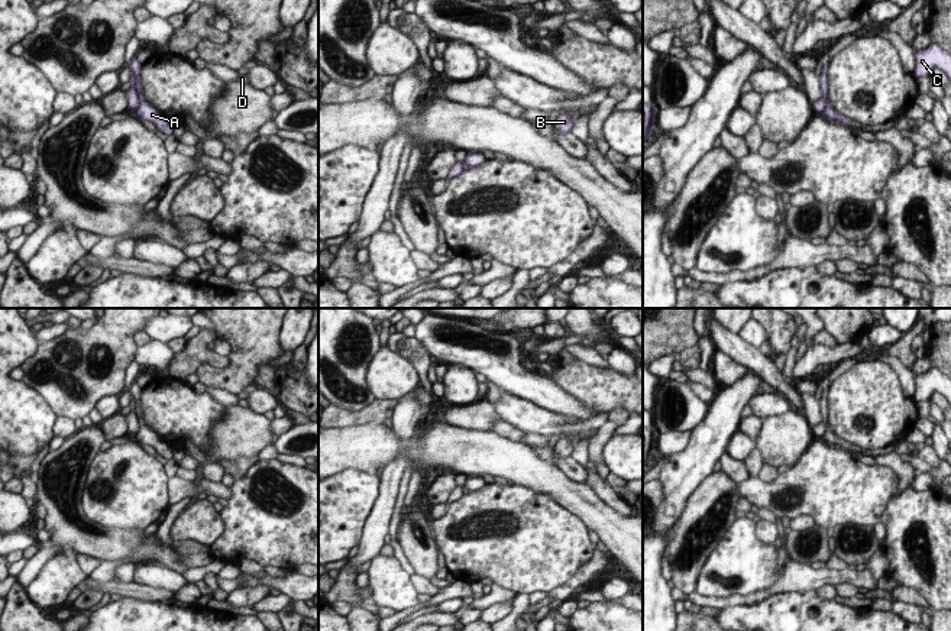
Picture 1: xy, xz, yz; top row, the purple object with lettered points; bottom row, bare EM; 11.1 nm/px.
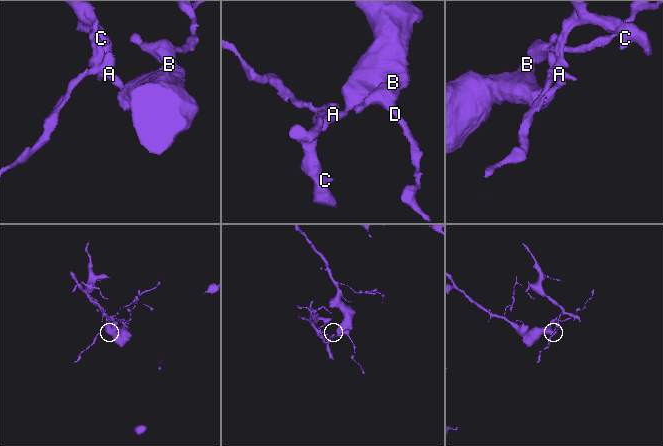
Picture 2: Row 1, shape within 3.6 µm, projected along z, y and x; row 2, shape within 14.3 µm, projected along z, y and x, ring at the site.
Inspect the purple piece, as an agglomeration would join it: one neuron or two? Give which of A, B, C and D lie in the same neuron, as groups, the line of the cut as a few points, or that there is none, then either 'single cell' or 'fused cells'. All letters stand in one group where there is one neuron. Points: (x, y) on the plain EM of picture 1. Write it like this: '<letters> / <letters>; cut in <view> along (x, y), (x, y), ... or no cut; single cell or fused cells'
A B D / C; cut in xy along (130, 395), (138, 421), (138, 432), (135, 434); fused cells

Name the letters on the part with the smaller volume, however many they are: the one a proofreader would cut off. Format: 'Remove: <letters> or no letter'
Remove: C

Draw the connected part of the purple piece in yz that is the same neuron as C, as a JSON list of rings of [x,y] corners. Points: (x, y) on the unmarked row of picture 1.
[[[931,368],[928,373],[919,375],[915,381],[915,402],[926,401],[934,391],[938,391],[951,405],[951,378]]]

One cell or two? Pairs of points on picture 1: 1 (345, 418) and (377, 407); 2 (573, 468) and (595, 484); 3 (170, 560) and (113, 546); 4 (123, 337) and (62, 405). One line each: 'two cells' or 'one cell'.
1: one cell
2: two cells
3: one cell
4: one cell

